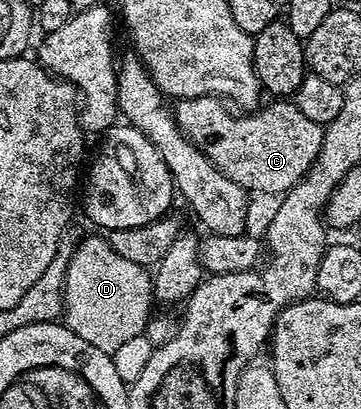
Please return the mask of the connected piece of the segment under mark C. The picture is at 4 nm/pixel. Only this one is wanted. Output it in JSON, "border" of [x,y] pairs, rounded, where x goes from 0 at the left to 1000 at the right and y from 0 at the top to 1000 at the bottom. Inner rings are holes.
{"border":[[[557,232],[540,242],[499,242],[479,254],[476,269],[493,313],[507,320],[554,367],[654,452],[665,452],[684,472],[717,467],[726,477],[778,482],[806,467],[837,435],[859,421],[859,406],[875,394],[892,352],[895,303],[853,296],[842,276],[812,247],[748,247],[748,254],[717,259],[701,276],[659,276],[645,281],[640,264],[607,235]]]}

